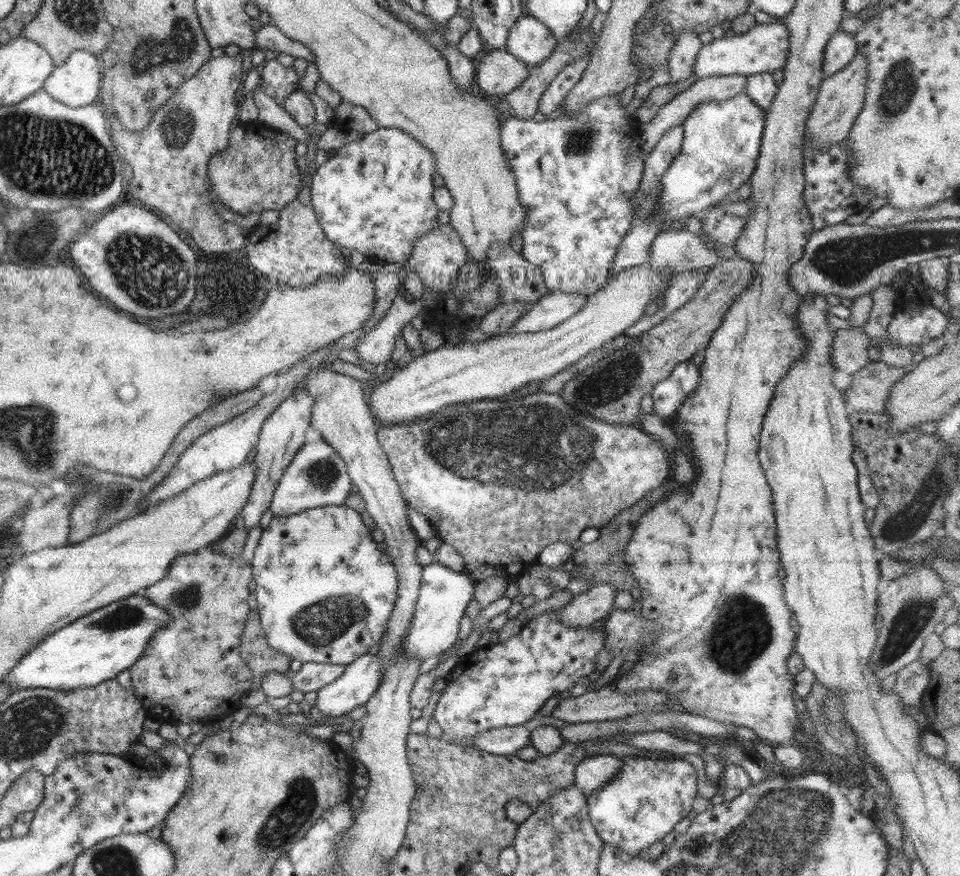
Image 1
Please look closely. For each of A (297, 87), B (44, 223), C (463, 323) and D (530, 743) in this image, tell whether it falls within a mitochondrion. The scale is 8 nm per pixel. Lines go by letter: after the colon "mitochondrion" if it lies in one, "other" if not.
A: other
B: mitochondrion
C: other
D: other

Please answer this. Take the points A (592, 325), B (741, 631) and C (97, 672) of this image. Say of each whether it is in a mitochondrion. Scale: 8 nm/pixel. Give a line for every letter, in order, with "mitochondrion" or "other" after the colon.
A: other
B: mitochondrion
C: other

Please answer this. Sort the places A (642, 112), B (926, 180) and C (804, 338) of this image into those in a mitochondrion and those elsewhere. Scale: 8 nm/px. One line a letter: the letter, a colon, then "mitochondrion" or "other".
A: other
B: other
C: other

